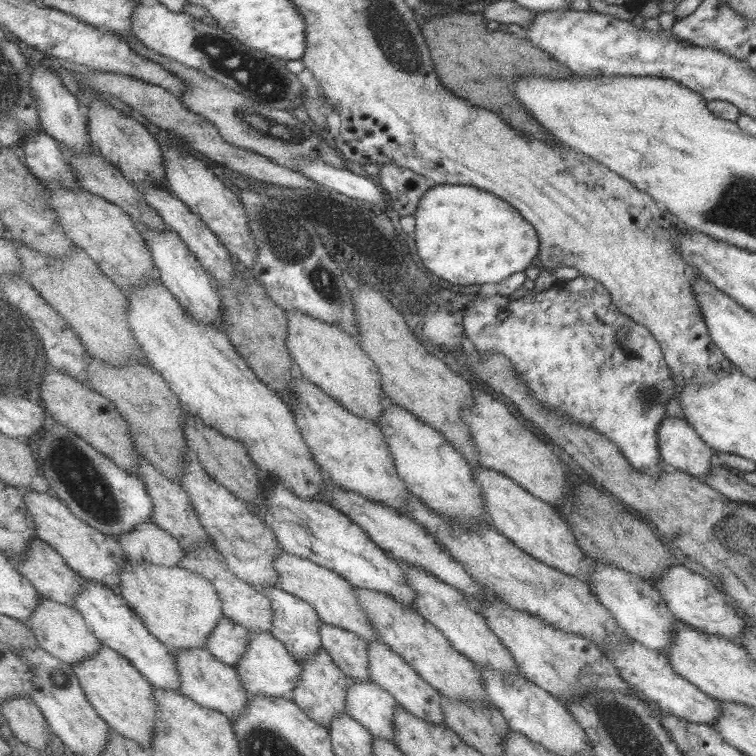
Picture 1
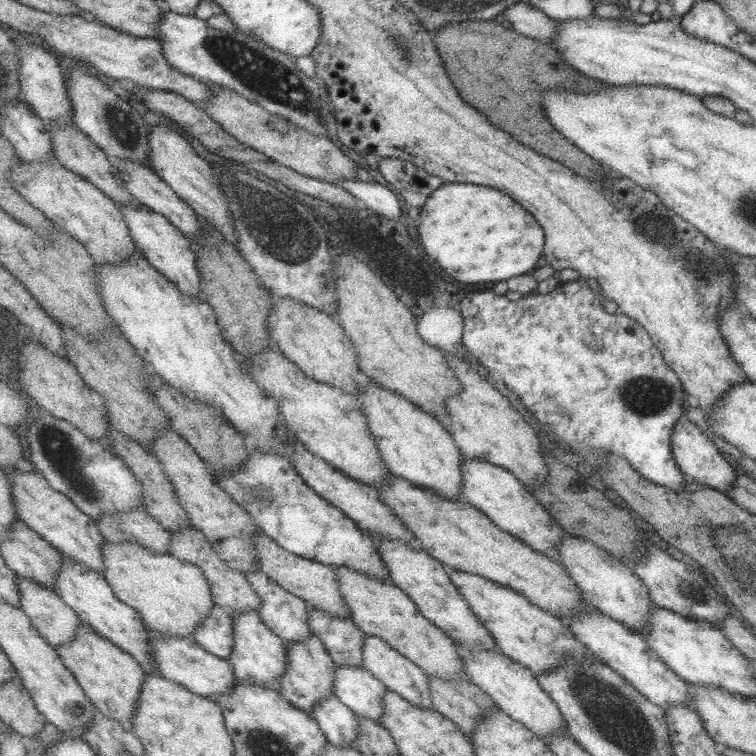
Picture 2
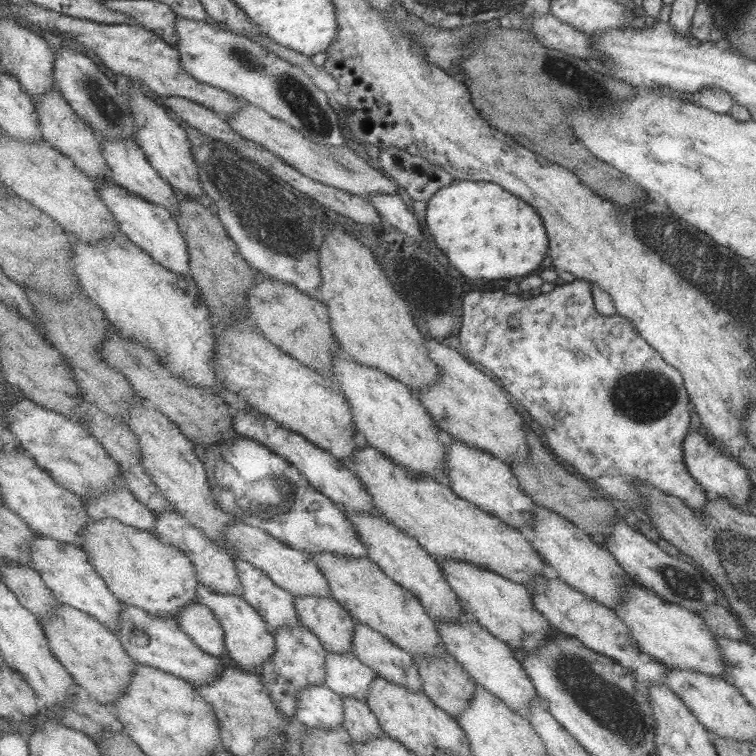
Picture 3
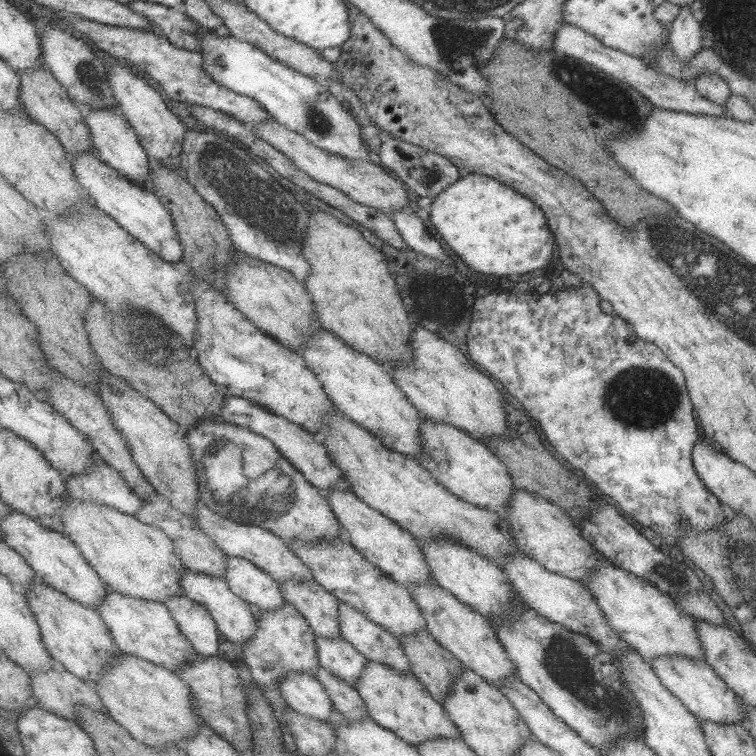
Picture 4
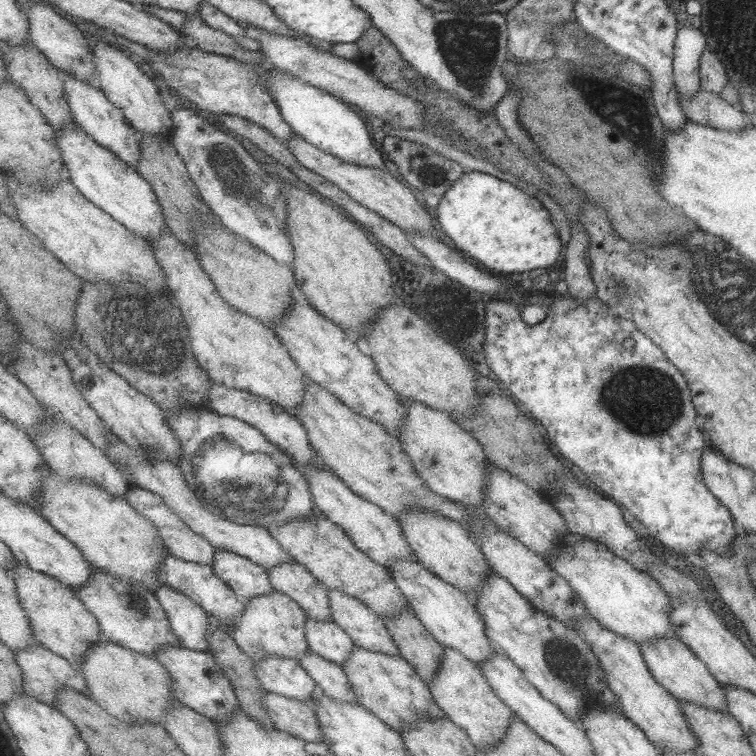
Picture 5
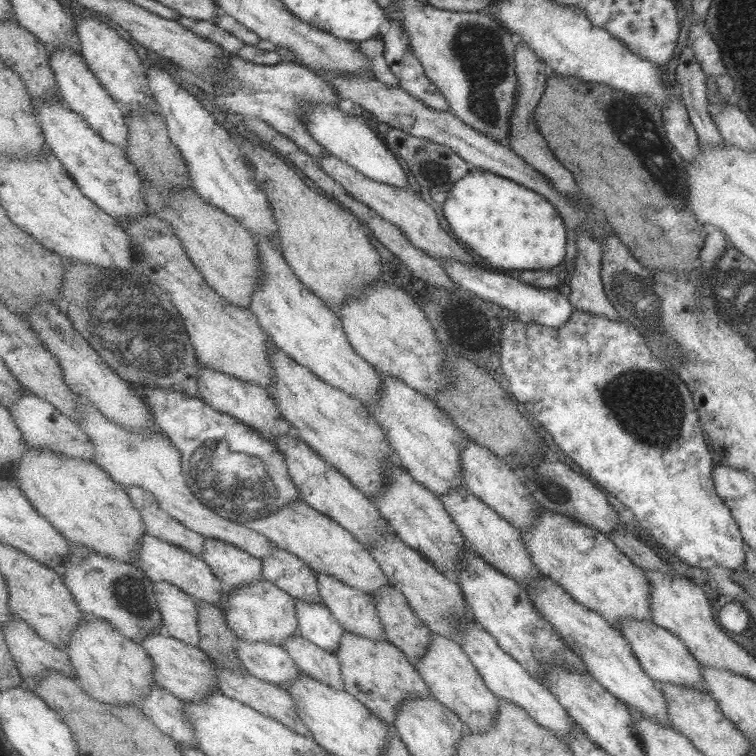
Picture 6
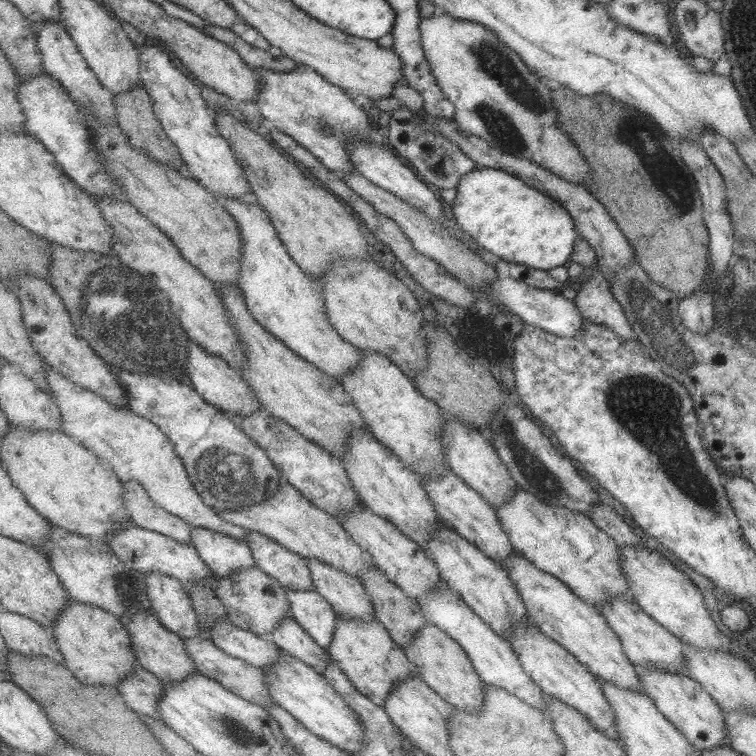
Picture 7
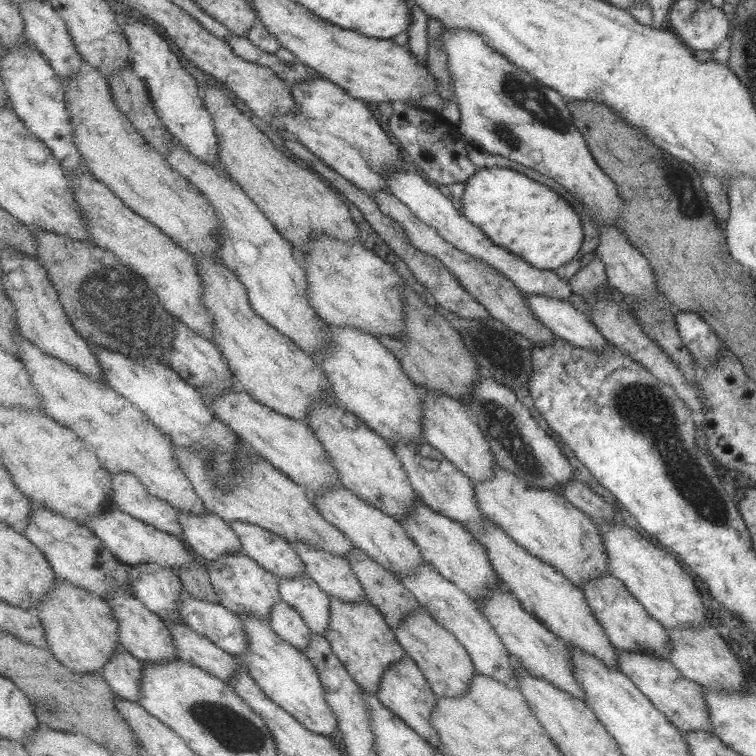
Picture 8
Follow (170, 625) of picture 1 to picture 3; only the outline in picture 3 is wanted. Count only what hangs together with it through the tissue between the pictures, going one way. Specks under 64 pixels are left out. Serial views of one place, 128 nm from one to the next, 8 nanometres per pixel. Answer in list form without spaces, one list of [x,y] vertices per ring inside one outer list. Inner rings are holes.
[[[102,520],[86,525],[83,548],[91,564],[101,573],[111,592],[119,600],[137,606],[159,617],[178,618],[183,607],[199,603],[199,580],[194,561],[175,545],[161,540],[149,531],[136,528],[119,520]]]

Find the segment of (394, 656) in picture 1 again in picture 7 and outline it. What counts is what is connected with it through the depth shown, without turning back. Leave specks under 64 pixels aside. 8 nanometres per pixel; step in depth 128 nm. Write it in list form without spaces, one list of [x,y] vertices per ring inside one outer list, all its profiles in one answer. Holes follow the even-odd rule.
[[[317,559],[309,560],[309,565],[316,591],[330,601],[338,615],[367,623],[378,620],[374,601],[359,577]]]

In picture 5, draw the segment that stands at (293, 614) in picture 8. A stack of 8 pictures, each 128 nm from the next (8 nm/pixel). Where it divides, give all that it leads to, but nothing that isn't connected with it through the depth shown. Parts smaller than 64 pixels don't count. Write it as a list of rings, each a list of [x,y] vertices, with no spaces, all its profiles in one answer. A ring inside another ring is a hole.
[[[313,651],[303,655],[300,664],[314,677],[318,686],[323,688],[325,695],[343,703],[359,703],[359,698],[345,673],[344,666],[329,661]]]

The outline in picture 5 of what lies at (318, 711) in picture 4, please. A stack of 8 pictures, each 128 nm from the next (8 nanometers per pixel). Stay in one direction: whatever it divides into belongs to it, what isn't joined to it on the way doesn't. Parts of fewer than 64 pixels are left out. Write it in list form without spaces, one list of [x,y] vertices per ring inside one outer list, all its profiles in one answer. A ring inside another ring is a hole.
[[[267,656],[255,662],[255,674],[265,690],[315,704],[318,684],[298,660]]]

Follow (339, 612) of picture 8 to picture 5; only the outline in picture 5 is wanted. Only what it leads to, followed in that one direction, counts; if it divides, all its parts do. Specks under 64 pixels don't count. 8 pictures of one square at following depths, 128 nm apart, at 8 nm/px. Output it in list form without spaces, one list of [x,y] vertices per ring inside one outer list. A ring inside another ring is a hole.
[[[355,645],[355,652],[351,655],[351,659],[347,659],[344,670],[353,684],[359,703],[399,733],[411,725],[415,727],[419,719],[427,717],[439,719],[446,716],[434,700],[427,681],[418,675],[414,664],[402,655],[388,655]]]

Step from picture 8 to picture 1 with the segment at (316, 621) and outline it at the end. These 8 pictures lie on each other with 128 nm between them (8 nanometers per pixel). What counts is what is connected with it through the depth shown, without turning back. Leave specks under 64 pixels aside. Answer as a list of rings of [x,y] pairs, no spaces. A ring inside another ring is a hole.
[[[373,681],[351,684],[347,691],[349,714],[370,729],[374,737],[394,741],[399,704],[393,693]]]

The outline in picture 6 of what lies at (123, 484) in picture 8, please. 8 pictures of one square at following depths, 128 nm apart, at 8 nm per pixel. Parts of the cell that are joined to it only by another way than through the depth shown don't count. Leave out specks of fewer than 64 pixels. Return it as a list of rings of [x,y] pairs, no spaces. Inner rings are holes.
[[[126,486],[126,491],[130,493],[134,506],[142,513],[147,534],[202,556],[207,544],[206,536],[187,528],[187,525],[170,516],[150,490],[141,486]]]

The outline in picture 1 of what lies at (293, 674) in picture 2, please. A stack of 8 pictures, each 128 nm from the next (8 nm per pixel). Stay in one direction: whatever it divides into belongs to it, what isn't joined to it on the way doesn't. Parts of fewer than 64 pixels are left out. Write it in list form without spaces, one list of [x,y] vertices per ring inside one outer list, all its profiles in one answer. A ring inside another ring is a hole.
[[[323,647],[319,654],[305,660],[299,660],[303,664],[303,673],[299,686],[290,697],[313,719],[327,728],[339,718],[339,713],[349,713],[347,708],[347,691],[350,690],[353,680],[346,676],[342,668],[334,661],[331,653]]]

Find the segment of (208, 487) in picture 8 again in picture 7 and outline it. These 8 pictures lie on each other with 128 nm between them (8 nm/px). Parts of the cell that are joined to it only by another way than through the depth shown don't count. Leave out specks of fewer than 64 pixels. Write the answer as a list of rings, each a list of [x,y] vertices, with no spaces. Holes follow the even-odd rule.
[[[283,479],[282,481],[275,495],[267,497],[262,504],[253,505],[251,508],[225,509],[224,512],[218,512],[218,515],[231,524],[270,536],[291,552],[299,553],[308,560],[317,559],[329,563],[359,578],[363,571],[367,571],[367,567],[376,566],[371,553],[347,532],[339,520],[313,504],[295,485]]]

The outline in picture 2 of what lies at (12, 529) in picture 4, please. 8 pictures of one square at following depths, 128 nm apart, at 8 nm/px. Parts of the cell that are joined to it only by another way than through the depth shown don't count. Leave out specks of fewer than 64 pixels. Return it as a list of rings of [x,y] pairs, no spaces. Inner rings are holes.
[[[63,555],[63,567],[59,569],[56,592],[82,618],[82,622],[94,628],[101,637],[112,640],[123,650],[130,652],[143,665],[146,673],[161,674],[159,666],[154,664],[151,636],[139,611],[119,600],[117,593],[106,579],[104,573],[91,569],[89,565],[75,563],[71,557]]]

